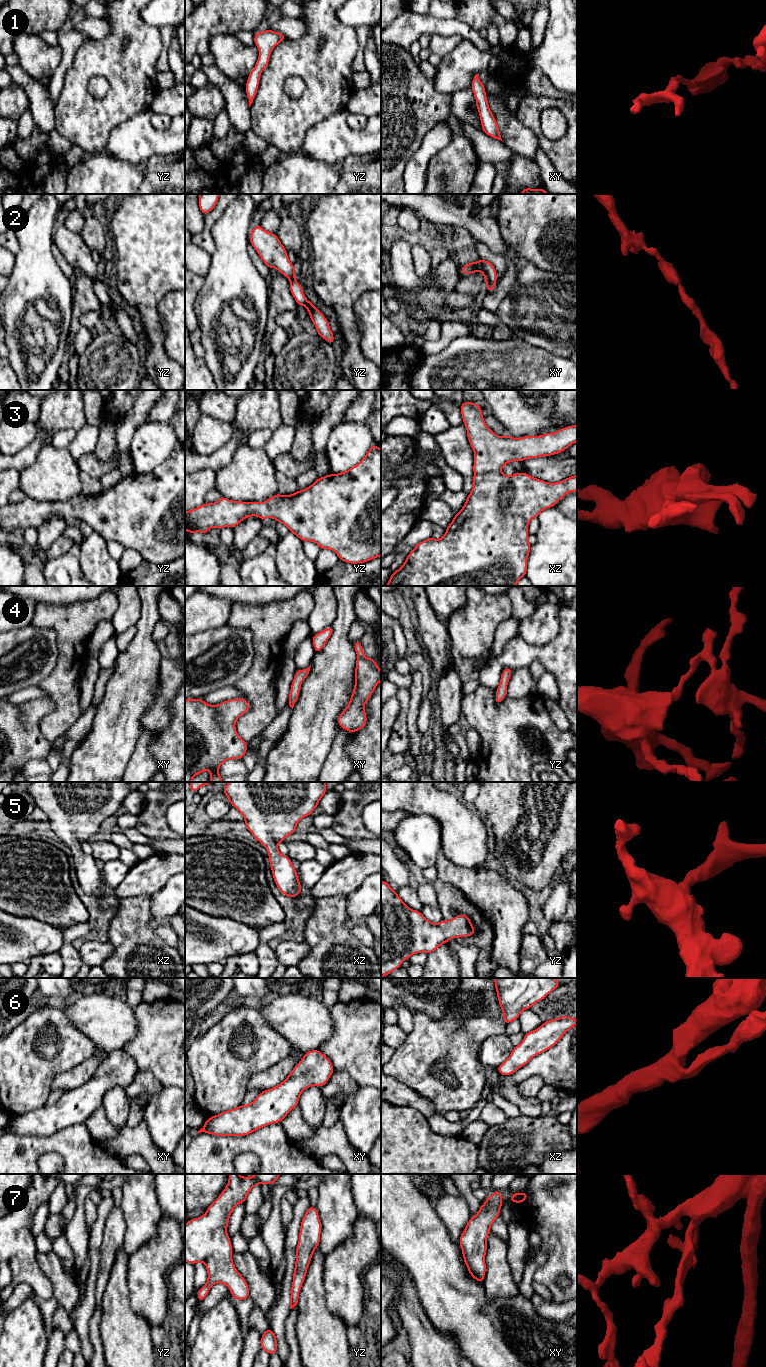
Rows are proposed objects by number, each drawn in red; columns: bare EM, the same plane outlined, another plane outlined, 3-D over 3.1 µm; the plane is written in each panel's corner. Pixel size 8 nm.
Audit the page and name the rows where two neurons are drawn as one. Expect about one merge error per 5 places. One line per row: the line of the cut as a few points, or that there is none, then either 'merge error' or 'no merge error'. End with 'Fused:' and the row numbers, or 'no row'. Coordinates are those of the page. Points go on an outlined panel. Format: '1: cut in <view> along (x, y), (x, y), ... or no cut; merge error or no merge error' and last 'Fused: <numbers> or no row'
1: no cut; no merge error
2: no cut; no merge error
3: no cut; no merge error
4: no cut; no merge error
5: no cut; no merge error
6: no cut; no merge error
7: no cut; no merge error
Fused: no row

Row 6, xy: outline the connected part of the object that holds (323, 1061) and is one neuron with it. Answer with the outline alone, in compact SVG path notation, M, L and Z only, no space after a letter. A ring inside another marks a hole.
M310 1050L304 1054L302 1060L279 1085L262 1091L248 1105L241 1105L211 1116L204 1122L204 1128L201 1128L197 1133L204 1132L216 1136L246 1136L267 1125L280 1123L292 1109L298 1107L299 1097L306 1088L324 1086L334 1071L334 1067L327 1056L319 1050Z

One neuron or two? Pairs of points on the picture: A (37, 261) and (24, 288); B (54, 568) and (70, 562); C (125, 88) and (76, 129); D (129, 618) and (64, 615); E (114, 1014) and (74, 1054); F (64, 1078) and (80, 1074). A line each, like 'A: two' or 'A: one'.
A: one
B: one
C: one
D: two
E: two
F: one

